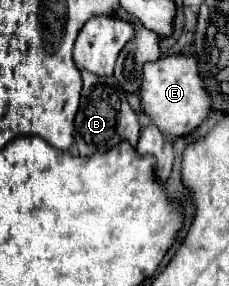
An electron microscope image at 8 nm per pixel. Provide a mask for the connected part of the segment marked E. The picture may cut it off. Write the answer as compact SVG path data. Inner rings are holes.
M176 53L176 55L160 57L154 63L146 63L140 97L148 119L154 121L158 129L166 133L166 137L174 137L174 139L198 129L206 121L212 109L212 99L200 77L196 55Z

